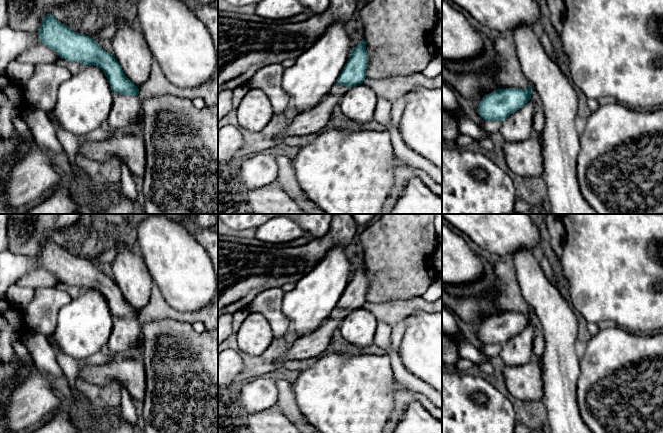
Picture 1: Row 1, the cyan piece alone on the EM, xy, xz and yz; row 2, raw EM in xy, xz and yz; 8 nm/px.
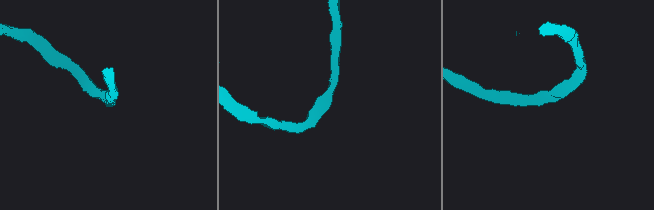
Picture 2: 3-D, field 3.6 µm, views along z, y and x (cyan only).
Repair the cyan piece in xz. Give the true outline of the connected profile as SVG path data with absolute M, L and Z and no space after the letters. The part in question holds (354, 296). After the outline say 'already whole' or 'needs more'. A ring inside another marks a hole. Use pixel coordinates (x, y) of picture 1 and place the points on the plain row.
M363 263L356 271L352 272L349 283L339 299L336 308L349 312L362 308L366 302L367 290L368 278L366 266Z; already whole

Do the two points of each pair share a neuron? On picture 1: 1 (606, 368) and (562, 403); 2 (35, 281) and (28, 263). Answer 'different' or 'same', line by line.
1: different
2: different

